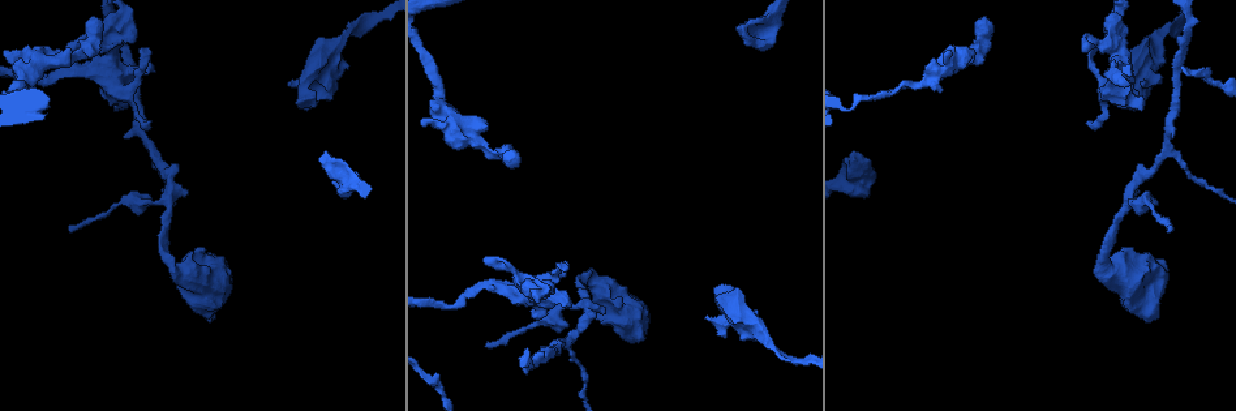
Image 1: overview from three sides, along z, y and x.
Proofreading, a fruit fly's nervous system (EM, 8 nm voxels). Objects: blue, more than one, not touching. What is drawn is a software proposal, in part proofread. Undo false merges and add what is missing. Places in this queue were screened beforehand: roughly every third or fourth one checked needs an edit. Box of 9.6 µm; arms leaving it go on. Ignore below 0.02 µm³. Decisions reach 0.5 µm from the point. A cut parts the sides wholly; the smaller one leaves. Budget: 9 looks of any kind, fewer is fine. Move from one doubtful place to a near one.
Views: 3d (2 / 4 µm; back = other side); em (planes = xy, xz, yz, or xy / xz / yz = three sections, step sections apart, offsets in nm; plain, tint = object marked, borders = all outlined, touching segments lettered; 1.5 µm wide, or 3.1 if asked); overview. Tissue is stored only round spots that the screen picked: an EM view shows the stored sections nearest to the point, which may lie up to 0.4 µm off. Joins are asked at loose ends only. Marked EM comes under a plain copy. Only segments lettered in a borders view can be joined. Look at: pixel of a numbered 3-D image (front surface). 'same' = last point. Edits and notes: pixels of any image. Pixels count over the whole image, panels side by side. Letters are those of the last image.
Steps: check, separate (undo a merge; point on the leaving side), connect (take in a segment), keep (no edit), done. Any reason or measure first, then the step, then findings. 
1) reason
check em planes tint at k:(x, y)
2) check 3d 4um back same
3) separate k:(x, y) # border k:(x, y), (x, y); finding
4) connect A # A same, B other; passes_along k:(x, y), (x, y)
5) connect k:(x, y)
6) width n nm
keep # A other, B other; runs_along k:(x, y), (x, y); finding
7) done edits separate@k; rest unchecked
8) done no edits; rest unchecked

an open end
check 3d 4um at 1:(70, 226)

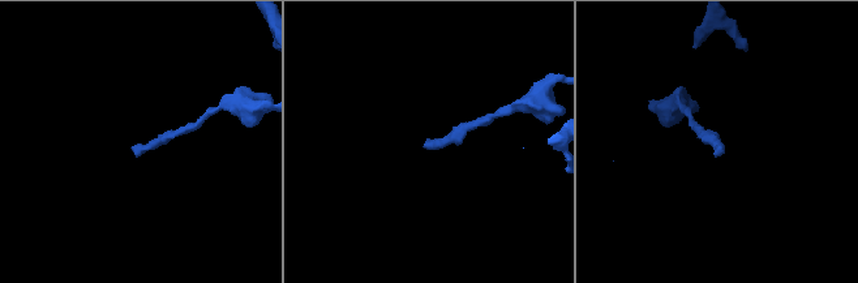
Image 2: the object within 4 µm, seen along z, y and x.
check em yz step 8 borders at 2:(424, 145)

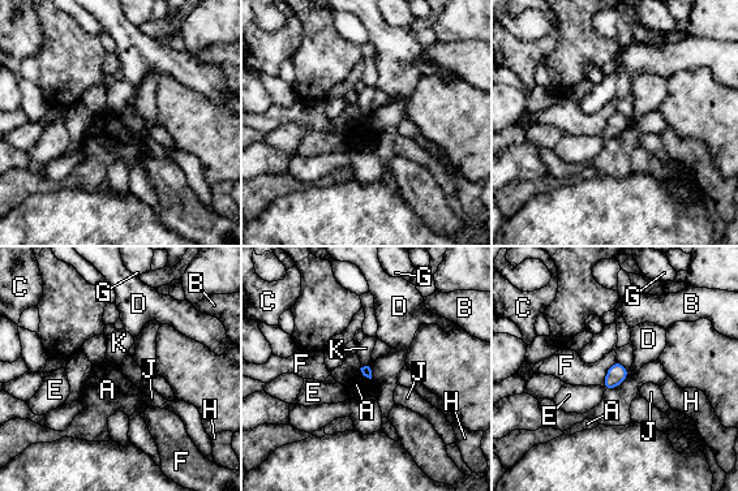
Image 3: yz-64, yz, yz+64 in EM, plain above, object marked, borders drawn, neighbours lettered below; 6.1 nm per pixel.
longest_contact F 180 nm
keep # A other, B other, C other, D other, E other, F other, G other, H other, J other, K other; none of them fits

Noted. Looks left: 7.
thick end
check 3d 4um at 1:(1155, 258)

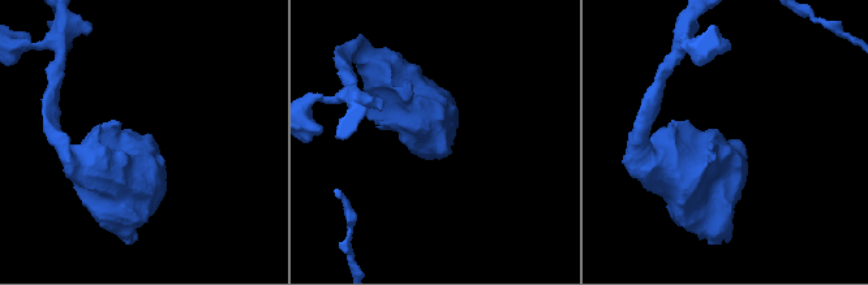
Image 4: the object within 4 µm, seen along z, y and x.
check em xy step 4 tint at 4:(444, 143)

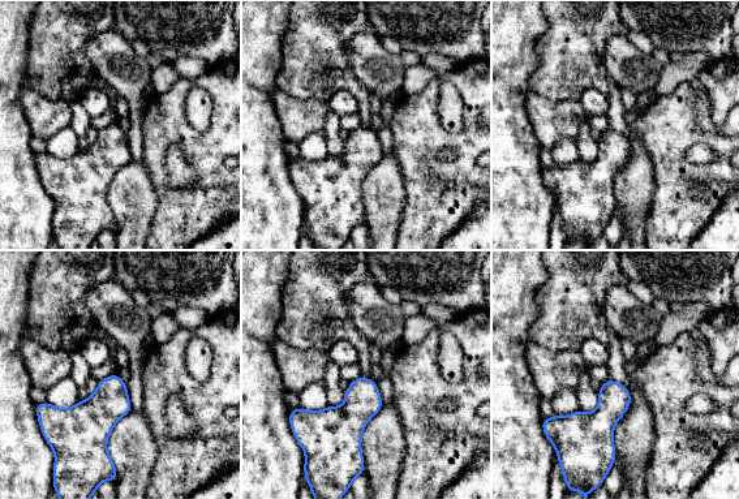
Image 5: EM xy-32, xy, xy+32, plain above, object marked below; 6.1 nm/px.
check em planes borders same

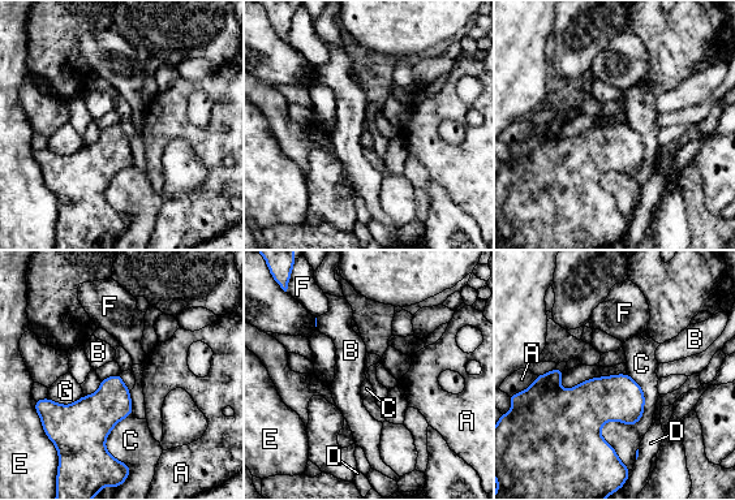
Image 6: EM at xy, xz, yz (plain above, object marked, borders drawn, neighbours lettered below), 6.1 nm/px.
keep # A other, B other, C other, D other, E other, F other, G other; border 6:(627, 373), (631, 469); no lettered segment goes on from it

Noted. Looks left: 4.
sharp bend
check em planes borders at 1:(1107, 266)

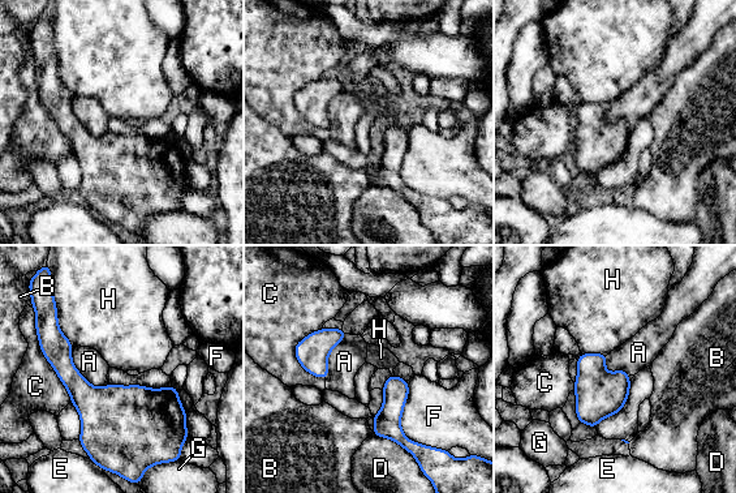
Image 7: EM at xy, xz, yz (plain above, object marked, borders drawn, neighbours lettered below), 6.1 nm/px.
keep # A other, B other, C other, D other, E other, F other, G other, H other; border 7:(72, 347), (84, 377), (110, 384); continuous, no second neuron

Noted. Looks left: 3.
an open end
check 3d 4um at 1:(113, 110)

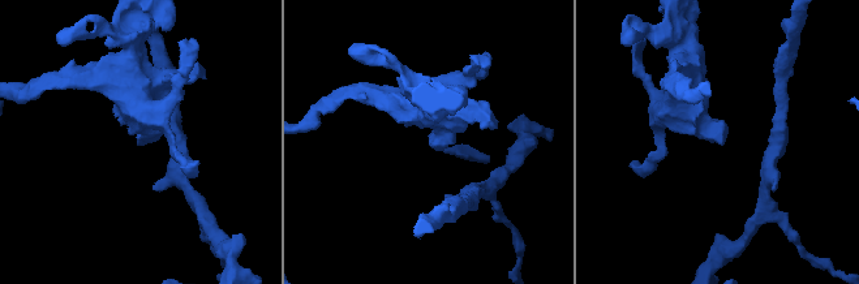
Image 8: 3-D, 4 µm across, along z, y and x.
check em planes tint at 8:(141, 141)

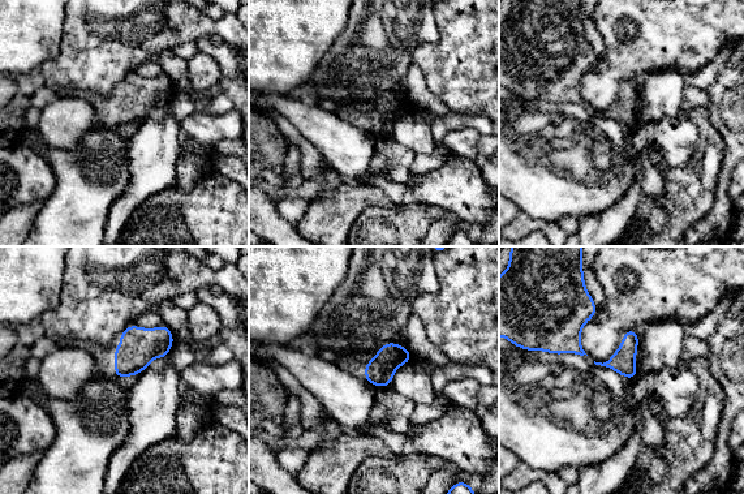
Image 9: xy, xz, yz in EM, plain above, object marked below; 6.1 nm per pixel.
check em planes borders same

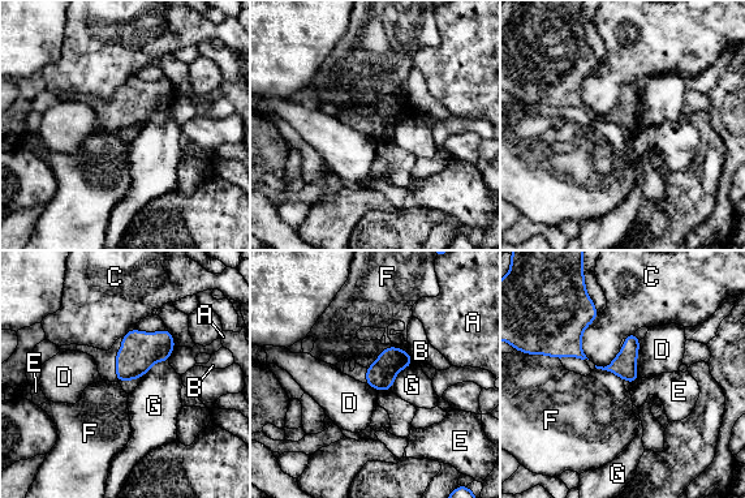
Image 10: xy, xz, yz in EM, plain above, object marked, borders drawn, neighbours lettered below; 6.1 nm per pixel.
keep # A other, B other, C other, D other, E other, F other, G other; border 10:(407, 351), (388, 346), (366, 368); no lettered segment goes on from it

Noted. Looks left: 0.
done no edits; rest unchecked

